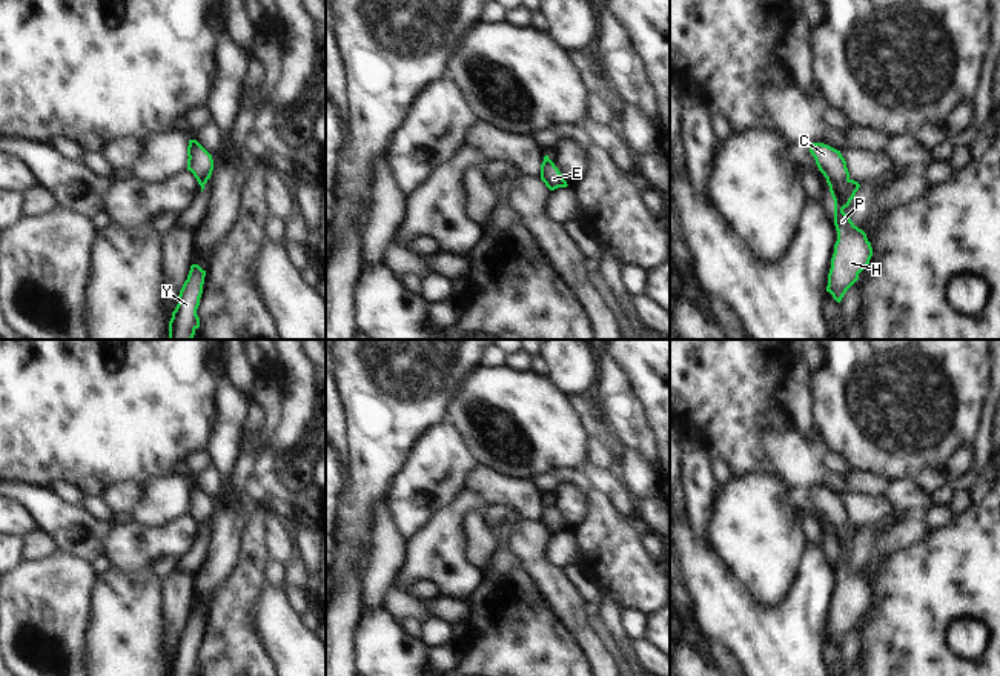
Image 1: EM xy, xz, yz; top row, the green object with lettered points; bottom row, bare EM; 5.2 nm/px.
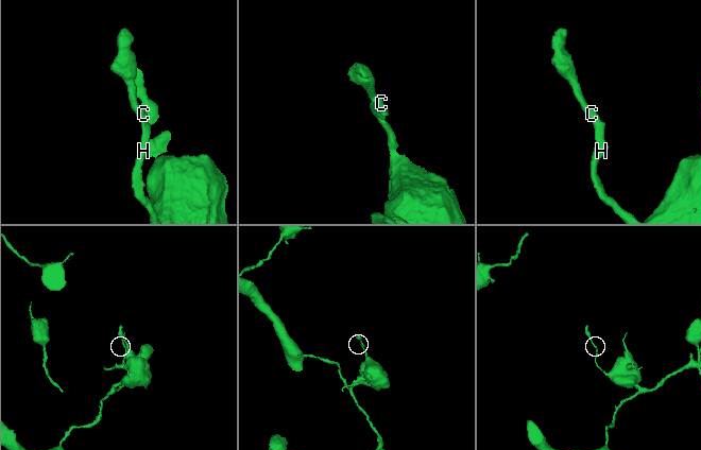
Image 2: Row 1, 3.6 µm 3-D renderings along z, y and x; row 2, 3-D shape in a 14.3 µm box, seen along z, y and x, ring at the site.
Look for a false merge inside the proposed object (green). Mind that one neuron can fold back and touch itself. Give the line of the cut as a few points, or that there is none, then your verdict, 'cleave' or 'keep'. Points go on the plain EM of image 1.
no cut; keep

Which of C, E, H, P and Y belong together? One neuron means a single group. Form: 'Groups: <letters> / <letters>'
Groups: C E H P Y.

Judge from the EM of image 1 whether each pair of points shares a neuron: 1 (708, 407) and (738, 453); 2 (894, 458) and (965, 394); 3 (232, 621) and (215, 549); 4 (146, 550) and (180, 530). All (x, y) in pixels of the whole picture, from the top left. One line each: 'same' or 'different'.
1: same
2: same
3: different
4: same

